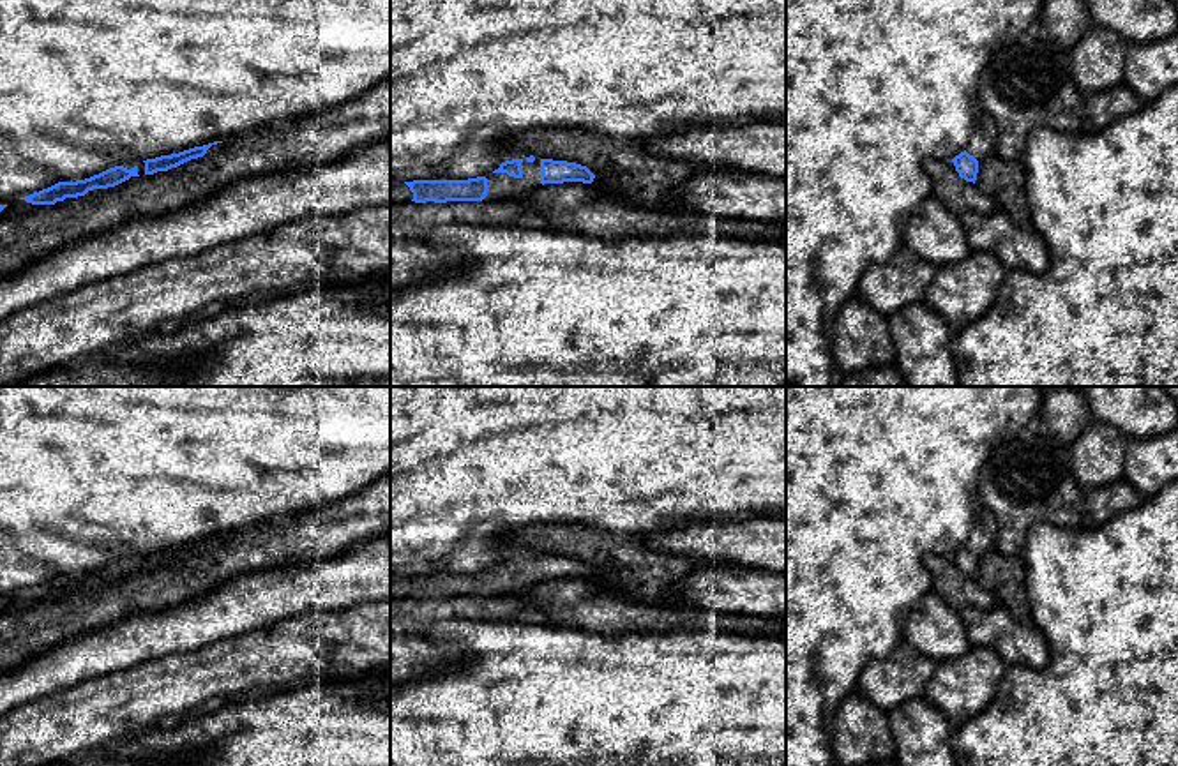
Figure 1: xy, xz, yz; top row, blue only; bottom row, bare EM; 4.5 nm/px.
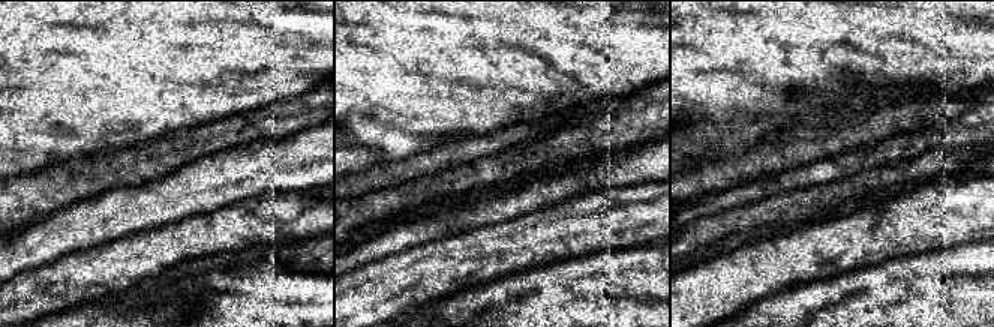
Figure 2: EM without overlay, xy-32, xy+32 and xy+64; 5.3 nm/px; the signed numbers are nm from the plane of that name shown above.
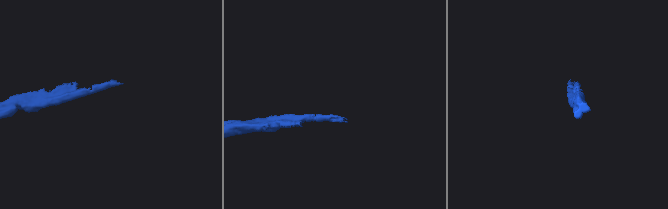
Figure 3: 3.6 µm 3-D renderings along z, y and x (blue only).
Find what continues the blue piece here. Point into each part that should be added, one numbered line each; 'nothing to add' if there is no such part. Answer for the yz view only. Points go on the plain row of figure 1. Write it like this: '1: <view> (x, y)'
nothing to add

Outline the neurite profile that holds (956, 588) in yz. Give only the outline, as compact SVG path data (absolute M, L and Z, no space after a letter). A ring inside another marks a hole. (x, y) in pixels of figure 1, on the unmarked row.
M927 554L925 565L933 575L933 588L955 609L989 609L998 604L993 593L984 590L977 579L966 577L955 567L952 556Z

